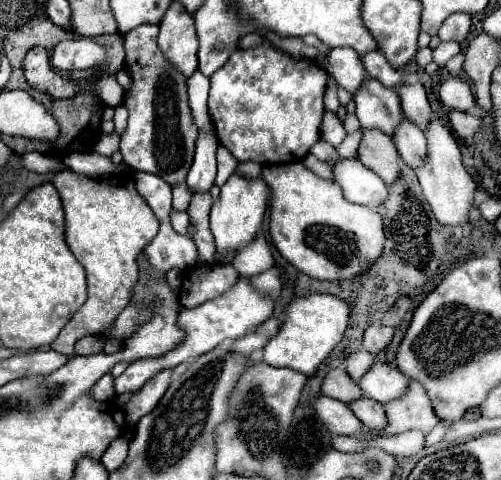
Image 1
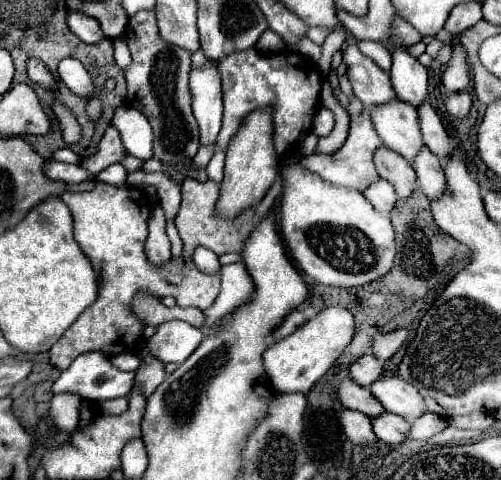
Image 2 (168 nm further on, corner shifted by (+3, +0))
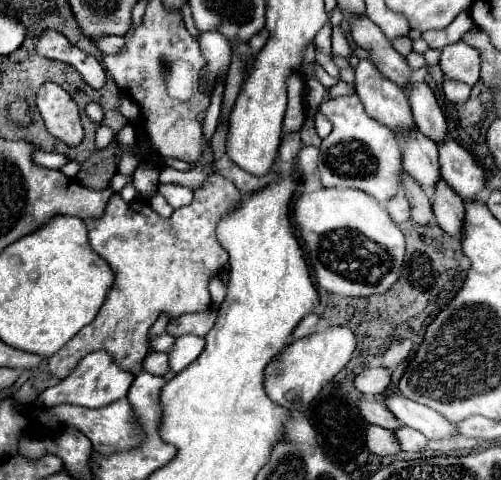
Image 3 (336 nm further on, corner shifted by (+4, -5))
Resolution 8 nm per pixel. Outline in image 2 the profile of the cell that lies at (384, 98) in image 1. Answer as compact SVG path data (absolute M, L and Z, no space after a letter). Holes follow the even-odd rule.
M397 100L389 102L389 106L373 106L369 114L383 144L389 150L401 154L405 160L413 162L413 158L425 146L417 110L407 102Z

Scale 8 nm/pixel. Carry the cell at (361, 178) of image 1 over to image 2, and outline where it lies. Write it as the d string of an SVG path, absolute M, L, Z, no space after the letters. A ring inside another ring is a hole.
M385 180L375 182L375 186L367 188L363 194L369 198L369 202L373 204L373 208L375 208L375 210L385 212L385 214L387 214L387 212L391 212L391 210L395 208L395 204L397 204L395 188L393 188L393 186L389 186L389 182L385 182Z

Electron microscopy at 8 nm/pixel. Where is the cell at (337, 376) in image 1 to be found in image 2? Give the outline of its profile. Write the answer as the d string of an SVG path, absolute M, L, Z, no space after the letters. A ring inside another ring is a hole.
M343 380L339 390L337 390L337 396L341 400L341 404L349 410L357 410L357 412L363 412L367 416L381 416L385 412L385 408L377 402L377 398L371 394L369 388L363 388L363 386L357 386L353 384L351 380Z

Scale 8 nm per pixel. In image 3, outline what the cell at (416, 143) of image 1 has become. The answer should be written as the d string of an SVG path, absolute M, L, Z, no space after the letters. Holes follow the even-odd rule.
M438 179L434 185L434 197L432 197L432 213L436 223L450 235L458 237L462 233L464 223L464 203L462 197L458 197L444 179Z

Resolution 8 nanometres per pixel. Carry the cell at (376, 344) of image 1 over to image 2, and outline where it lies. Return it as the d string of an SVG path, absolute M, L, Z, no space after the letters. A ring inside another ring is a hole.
M393 330L389 334L381 334L381 336L375 338L375 342L371 346L371 352L379 360L389 360L401 348L401 344L407 340L407 336L409 336L407 330Z

